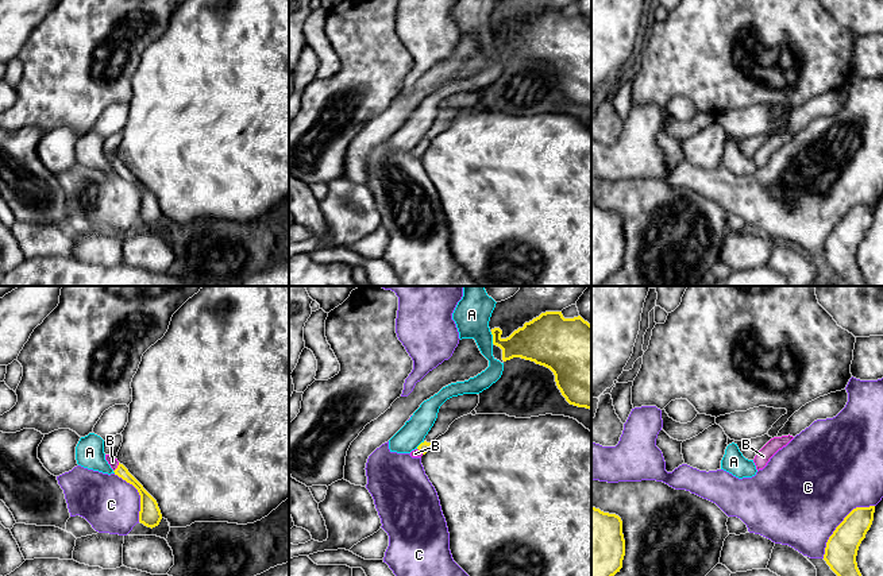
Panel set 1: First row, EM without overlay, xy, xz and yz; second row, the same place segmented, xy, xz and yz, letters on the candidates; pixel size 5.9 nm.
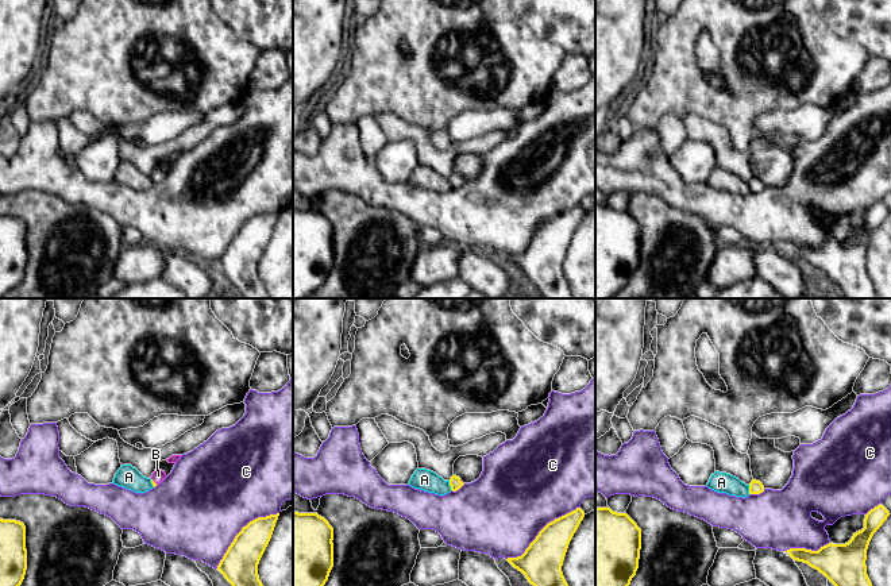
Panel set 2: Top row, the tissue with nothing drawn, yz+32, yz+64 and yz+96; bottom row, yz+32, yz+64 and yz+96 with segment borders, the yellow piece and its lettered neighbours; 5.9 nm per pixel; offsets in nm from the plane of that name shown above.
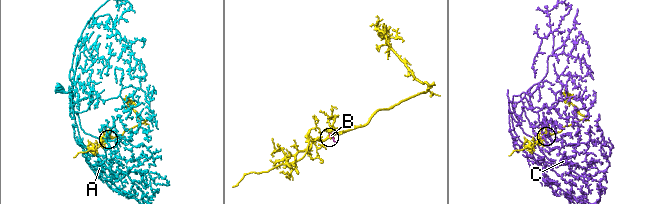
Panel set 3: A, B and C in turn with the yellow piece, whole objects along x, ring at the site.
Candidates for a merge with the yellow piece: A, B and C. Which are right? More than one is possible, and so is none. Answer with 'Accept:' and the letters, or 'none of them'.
Accept: B

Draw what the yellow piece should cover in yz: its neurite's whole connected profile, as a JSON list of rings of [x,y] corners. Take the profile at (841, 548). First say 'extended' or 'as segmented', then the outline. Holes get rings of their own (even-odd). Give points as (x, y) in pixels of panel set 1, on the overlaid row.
as segmented | [[[875,506],[853,509],[829,537],[824,560],[837,576],[861,576],[856,556],[874,513]]]

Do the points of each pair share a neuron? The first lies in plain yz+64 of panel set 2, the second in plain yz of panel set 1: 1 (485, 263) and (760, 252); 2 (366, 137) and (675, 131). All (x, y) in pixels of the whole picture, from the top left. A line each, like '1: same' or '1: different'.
1: different
2: same

